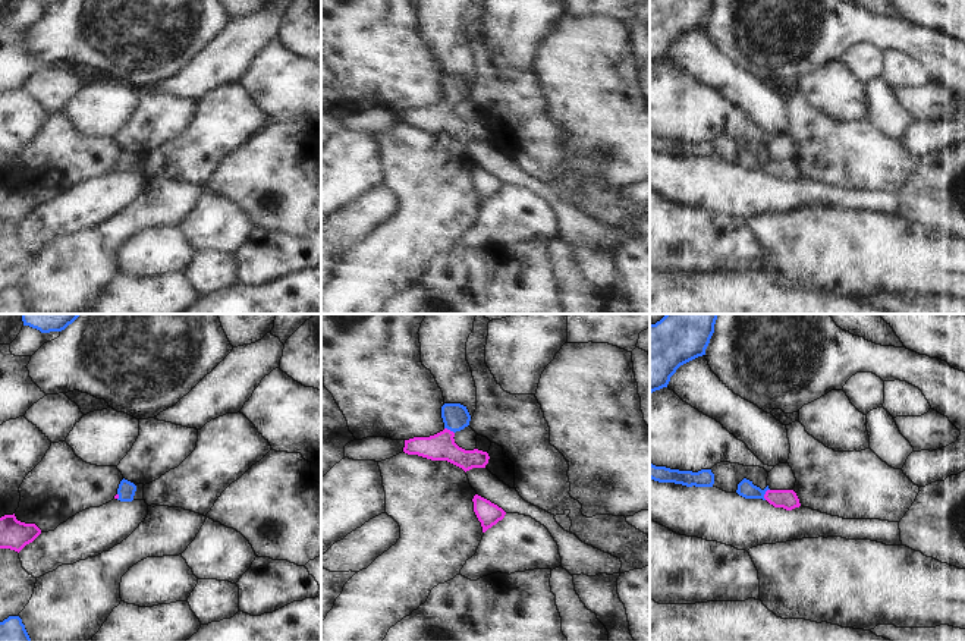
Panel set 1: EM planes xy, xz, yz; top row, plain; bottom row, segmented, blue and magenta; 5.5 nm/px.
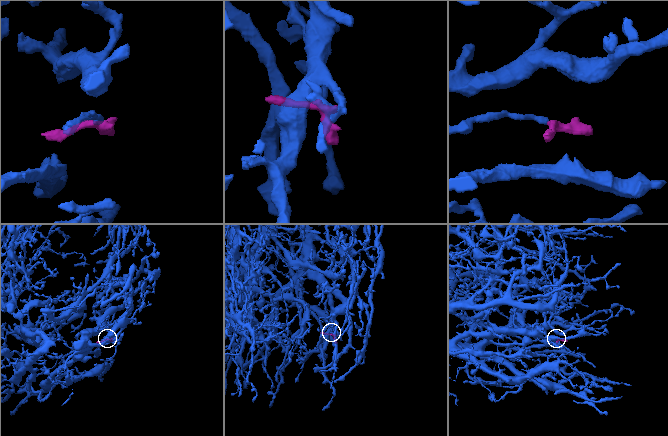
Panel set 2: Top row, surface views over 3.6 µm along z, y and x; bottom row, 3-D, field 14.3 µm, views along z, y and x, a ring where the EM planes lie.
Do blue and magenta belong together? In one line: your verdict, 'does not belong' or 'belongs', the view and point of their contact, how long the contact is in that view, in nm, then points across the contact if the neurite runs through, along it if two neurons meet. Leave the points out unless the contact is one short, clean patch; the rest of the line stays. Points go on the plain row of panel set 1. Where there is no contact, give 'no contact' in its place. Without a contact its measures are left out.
belongs | yz (764, 165) | 70 nm | across yz (745, 160), (764, 165), (786, 170)

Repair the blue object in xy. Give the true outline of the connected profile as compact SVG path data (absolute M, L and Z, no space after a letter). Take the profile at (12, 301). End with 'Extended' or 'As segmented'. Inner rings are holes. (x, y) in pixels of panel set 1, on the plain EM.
M9 287L0 293L0 314L31 314L19 287Z. As segmented

